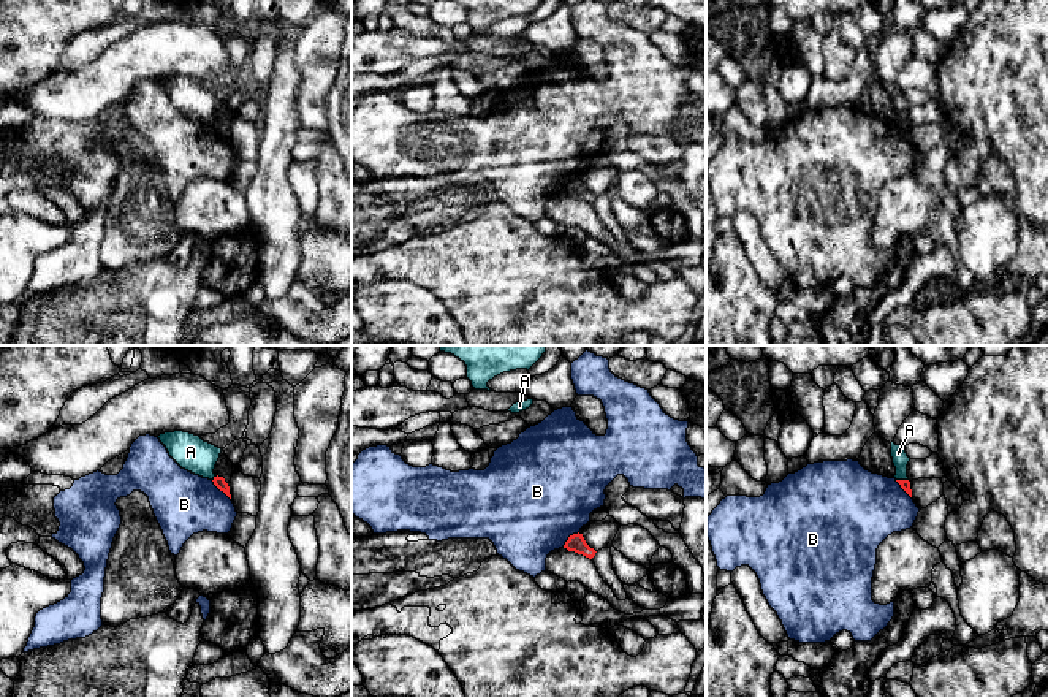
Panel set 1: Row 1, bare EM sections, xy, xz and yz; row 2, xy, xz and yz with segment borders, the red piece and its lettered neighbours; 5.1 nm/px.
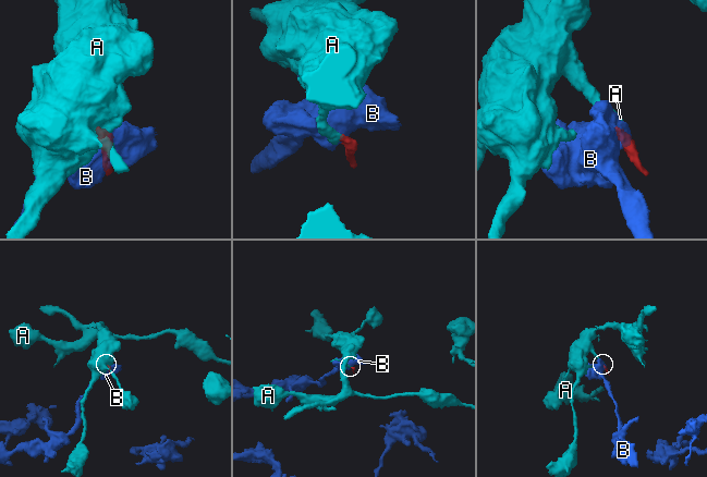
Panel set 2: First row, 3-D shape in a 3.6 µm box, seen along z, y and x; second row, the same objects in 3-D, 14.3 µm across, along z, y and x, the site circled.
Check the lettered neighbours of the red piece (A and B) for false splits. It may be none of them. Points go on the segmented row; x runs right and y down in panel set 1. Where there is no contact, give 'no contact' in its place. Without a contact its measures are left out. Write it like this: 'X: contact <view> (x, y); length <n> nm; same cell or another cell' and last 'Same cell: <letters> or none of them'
A: contact xy (214, 479); length 30 nm; another cell
B: contact xy (220, 490); length 140 nm; another cell
Same cell: none of them

